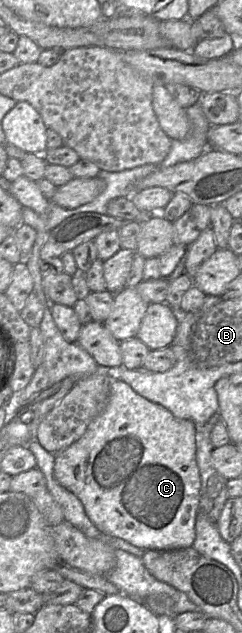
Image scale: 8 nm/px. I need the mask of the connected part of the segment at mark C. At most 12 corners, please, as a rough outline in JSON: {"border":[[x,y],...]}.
{"border":[[110,378],[55,454],[101,532],[192,547],[196,427]]}

